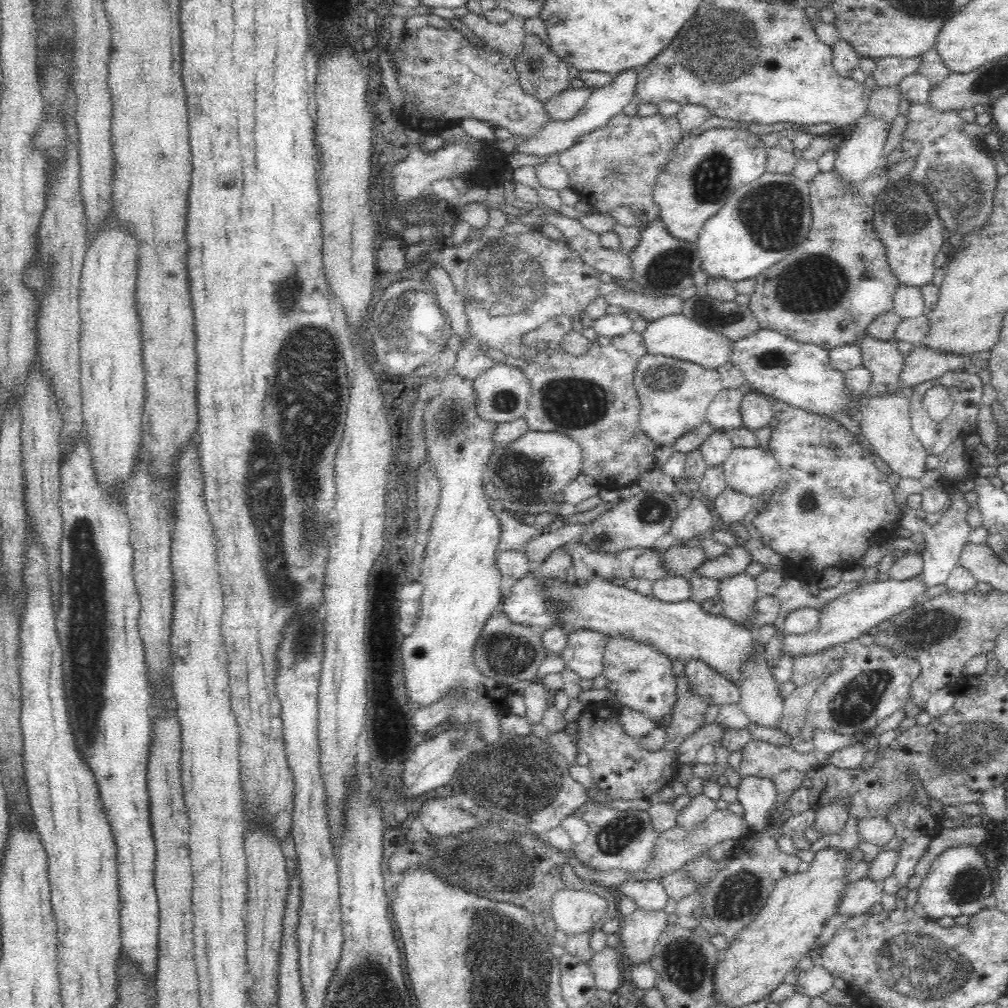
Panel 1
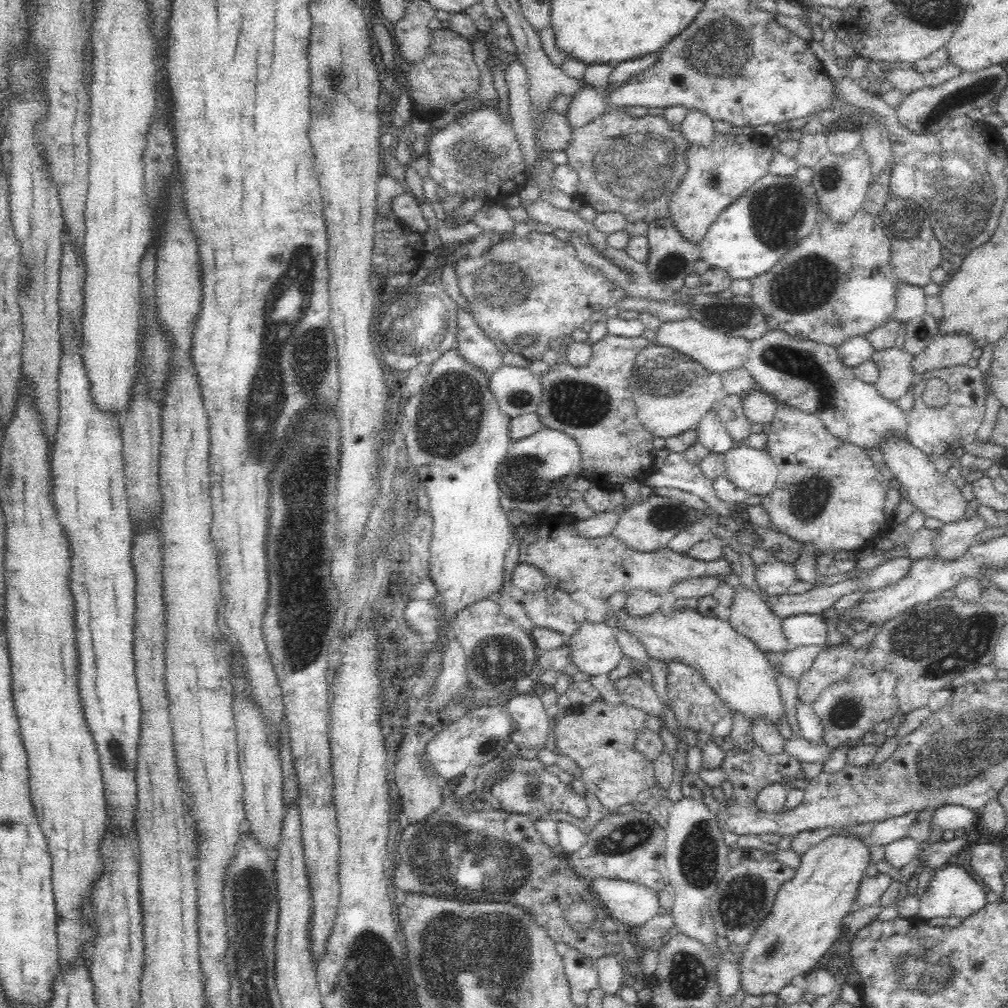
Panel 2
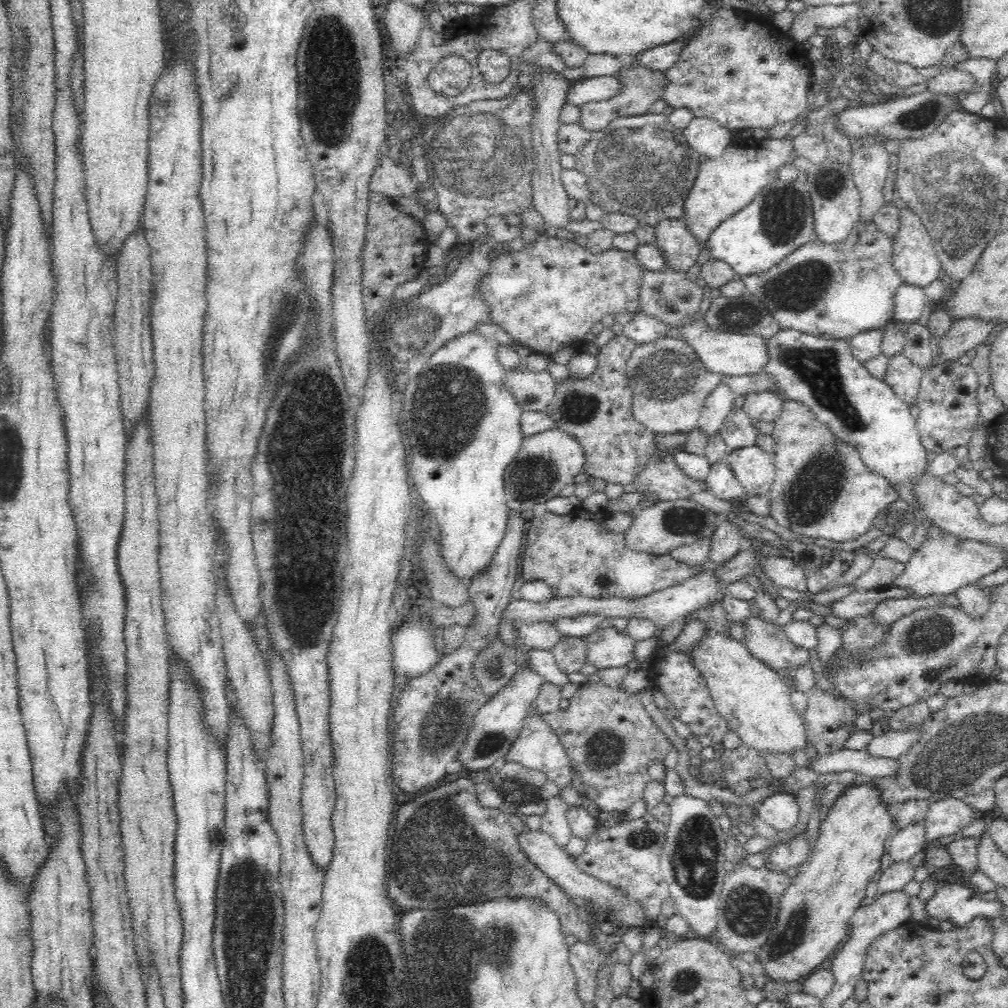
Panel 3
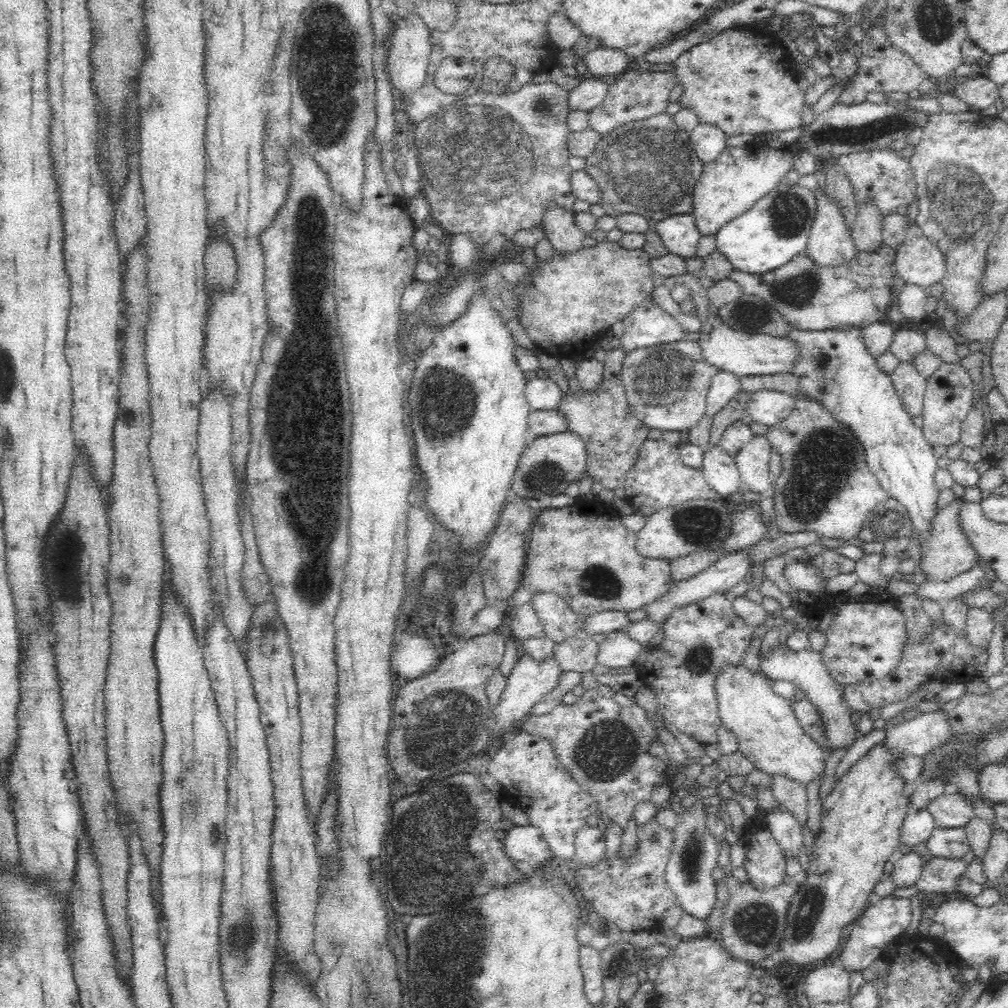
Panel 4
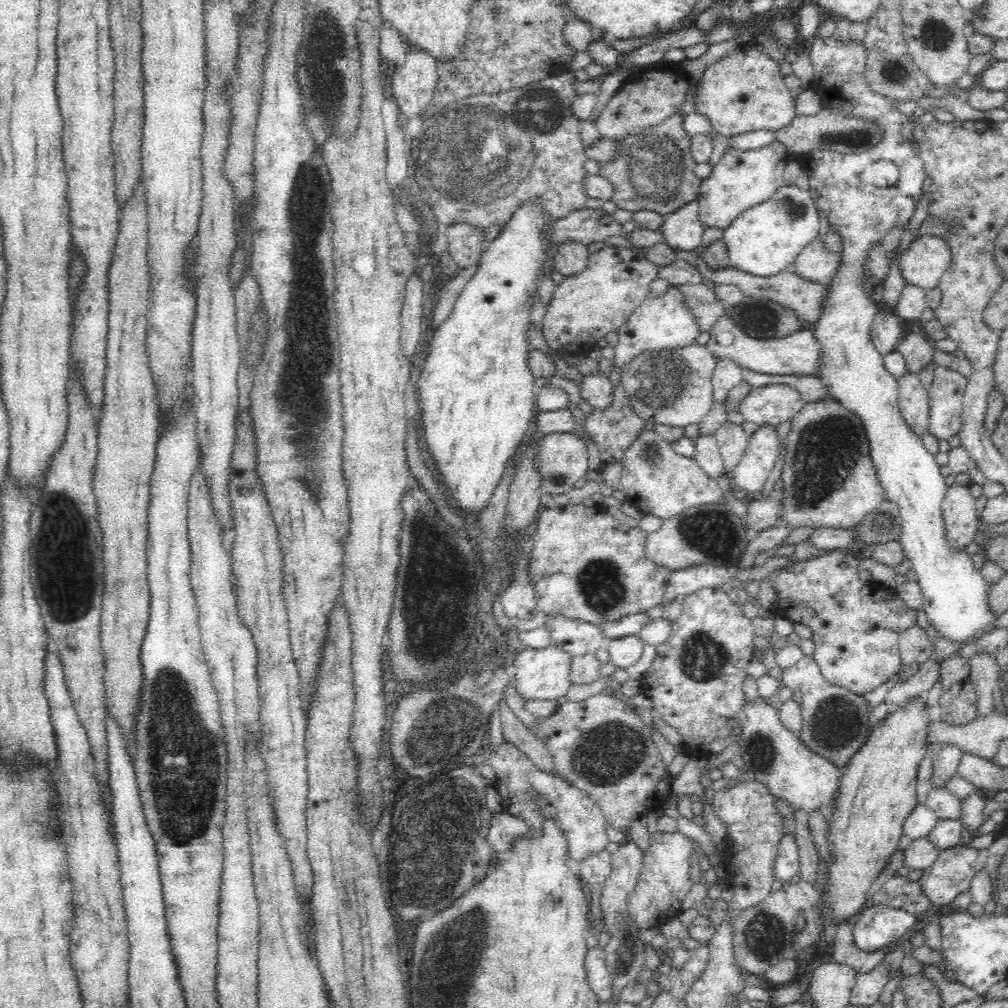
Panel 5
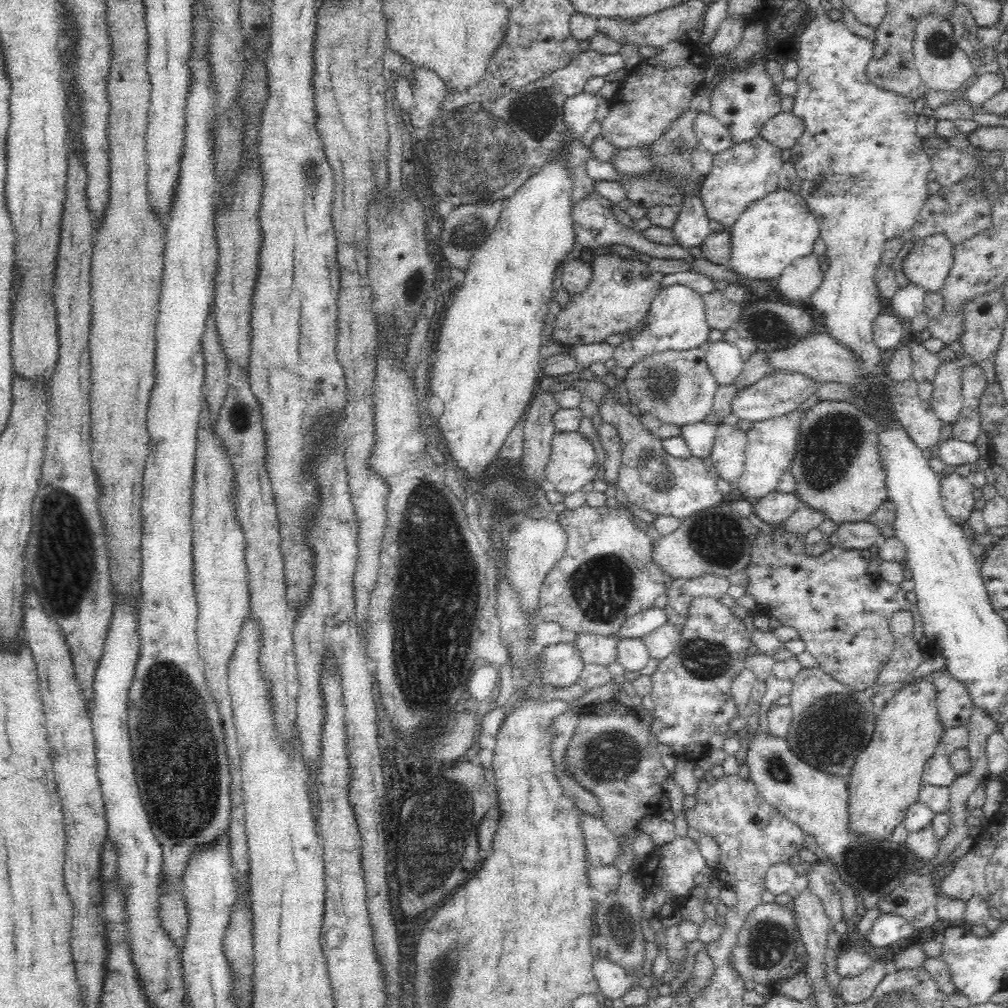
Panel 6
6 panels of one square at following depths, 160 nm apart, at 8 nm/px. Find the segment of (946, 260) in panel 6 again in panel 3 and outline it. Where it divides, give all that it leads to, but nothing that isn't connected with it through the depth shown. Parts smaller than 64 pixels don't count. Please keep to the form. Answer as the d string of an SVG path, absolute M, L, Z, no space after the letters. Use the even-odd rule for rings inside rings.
M900 204L900 223L902 226L893 238L893 257L891 263L904 284L925 288L938 278L941 262L938 260L933 240L920 218L908 207Z

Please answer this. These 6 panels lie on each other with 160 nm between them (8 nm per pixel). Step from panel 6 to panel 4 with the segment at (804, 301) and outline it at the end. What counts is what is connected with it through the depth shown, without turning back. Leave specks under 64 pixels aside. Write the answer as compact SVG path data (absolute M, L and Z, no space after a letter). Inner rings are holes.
M815 191L817 210L804 255L818 267L845 265L857 255L851 232L846 229L844 216L826 193Z

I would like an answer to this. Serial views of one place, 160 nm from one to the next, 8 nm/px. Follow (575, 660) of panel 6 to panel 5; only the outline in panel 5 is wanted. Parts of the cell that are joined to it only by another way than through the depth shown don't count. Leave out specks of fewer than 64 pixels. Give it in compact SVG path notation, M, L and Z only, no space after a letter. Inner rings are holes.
M552 644L546 648L522 649L513 661L516 668L514 684L516 691L524 701L528 700L559 700L566 696L570 683L570 670L572 668L572 656L565 650Z

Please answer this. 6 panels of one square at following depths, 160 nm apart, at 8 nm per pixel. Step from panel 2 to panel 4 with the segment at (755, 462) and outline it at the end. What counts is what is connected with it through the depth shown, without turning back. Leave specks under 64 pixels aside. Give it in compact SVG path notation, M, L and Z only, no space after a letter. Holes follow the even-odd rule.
M756 435L734 457L743 488L765 495L770 493L770 454L772 446L767 437Z

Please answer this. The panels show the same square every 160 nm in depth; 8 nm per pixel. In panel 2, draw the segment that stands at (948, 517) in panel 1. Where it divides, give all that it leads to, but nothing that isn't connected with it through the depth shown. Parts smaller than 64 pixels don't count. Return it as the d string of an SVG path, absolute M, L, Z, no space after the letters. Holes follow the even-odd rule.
M978 511L969 518L943 524L937 537L933 540L934 556L944 563L955 560L965 554L968 546L975 544L975 536L991 527Z

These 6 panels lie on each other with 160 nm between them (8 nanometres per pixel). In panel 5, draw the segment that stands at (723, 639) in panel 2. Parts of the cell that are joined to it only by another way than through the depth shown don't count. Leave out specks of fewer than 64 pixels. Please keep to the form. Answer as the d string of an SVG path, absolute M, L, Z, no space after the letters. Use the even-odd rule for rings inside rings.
M758 698L752 704L746 701L744 708L742 708L742 714L736 719L739 724L738 731L741 733L738 754L741 755L746 764L746 770L750 774L750 778L764 784L774 798L788 802L788 806L793 810L802 809L810 814L820 809L825 813L826 817L829 817L828 814L833 814L835 809L841 771L834 763L823 759L821 756L810 751L808 747L805 747L802 741L798 739L797 734L784 728L784 725L778 719L777 710L777 703L765 704L762 698Z

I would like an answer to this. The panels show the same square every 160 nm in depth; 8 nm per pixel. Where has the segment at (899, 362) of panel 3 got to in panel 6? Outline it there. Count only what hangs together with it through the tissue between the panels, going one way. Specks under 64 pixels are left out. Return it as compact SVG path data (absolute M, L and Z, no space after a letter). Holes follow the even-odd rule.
M912 377L896 382L890 404L906 434L920 450L926 450L941 442L940 432L944 424L932 404L920 399L918 385Z

